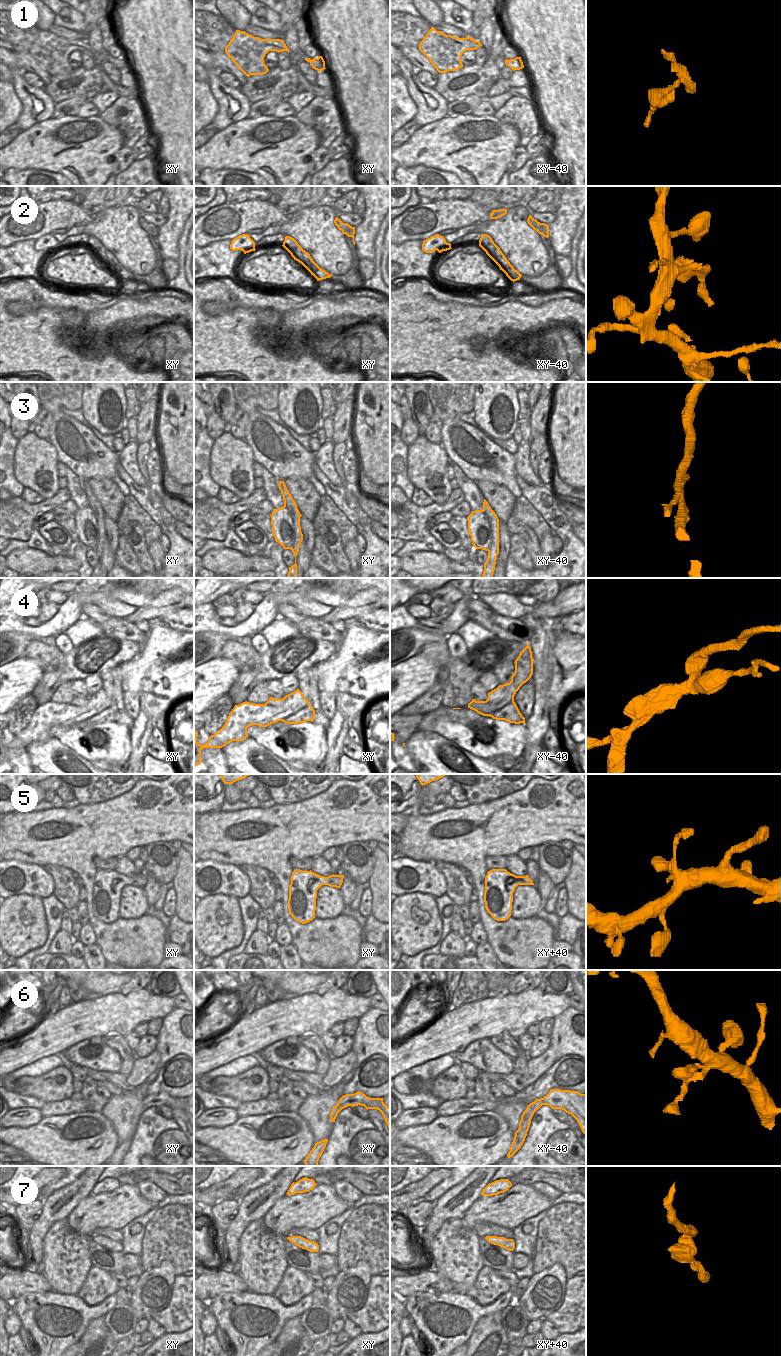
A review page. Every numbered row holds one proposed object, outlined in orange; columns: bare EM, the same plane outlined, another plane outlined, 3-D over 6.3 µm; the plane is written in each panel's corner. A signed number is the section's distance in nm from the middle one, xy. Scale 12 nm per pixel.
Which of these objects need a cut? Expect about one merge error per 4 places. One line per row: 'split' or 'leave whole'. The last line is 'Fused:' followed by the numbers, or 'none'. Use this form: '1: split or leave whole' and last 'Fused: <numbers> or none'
1: leave whole
2: split
3: split
4: split
5: leave whole
6: leave whole
7: leave whole
Fused: 2, 3, 4

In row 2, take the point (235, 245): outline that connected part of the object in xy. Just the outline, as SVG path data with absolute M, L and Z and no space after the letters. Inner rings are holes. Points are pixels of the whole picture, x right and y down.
M238 237L234 238L231 241L230 249L232 251L242 250L244 252L244 254L248 253L246 240L245 239L240 239L239 240Z

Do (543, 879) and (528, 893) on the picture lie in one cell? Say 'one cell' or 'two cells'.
two cells

